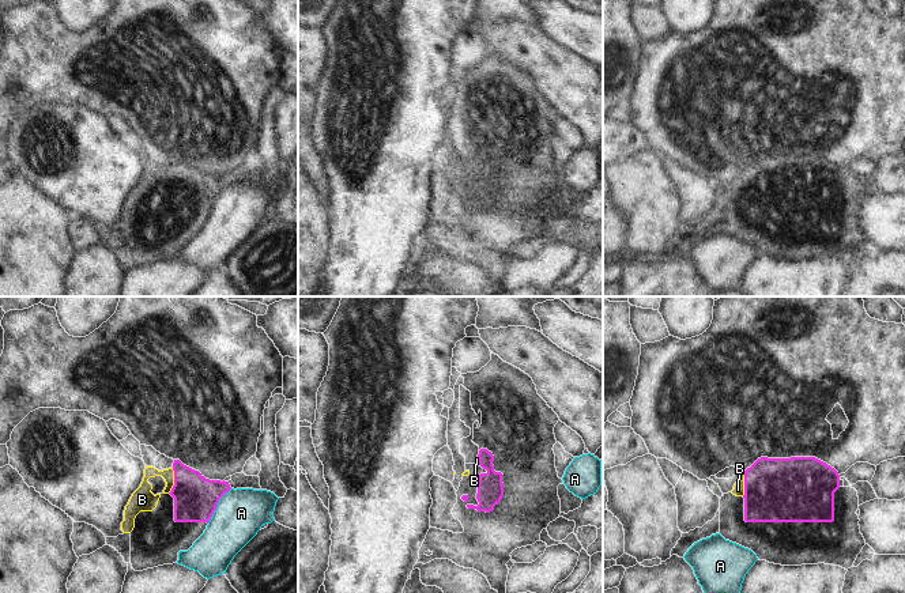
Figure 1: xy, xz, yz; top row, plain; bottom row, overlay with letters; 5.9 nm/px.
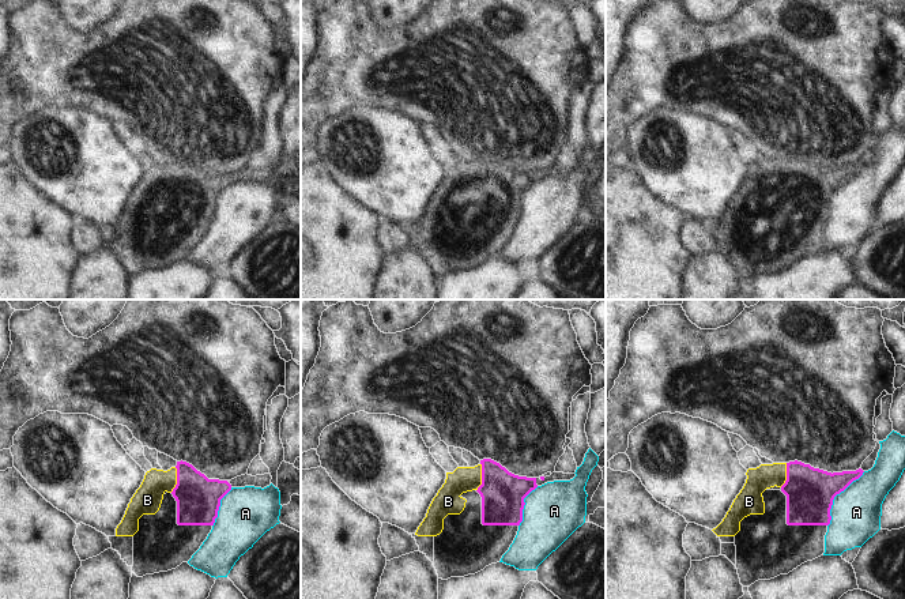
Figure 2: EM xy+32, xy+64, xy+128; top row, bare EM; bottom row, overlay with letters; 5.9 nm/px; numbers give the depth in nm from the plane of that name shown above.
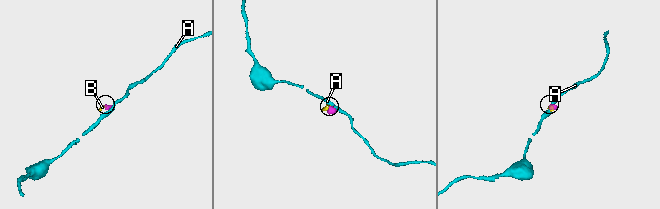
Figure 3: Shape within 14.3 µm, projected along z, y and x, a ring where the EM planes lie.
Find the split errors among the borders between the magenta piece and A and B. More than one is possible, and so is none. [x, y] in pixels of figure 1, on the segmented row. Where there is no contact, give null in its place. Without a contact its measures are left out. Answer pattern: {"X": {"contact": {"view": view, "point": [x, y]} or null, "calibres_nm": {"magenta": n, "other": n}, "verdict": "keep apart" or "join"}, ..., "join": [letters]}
{"A": {"contact": {"view": "xy", "point": [217, 505]}, "calibres_nm": {"magenta": 260, "other": 280}, "verdict": "keep apart"}, "B": {"contact": {"view": "xy", "point": [174, 480]}, "calibres_nm": {"magenta": 260, "other": 140}, "verdict": "keep apart"}, "join": []}

